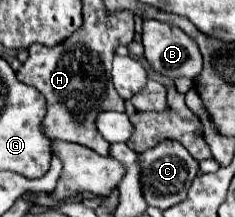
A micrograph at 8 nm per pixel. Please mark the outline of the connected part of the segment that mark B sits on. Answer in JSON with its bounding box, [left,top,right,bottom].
[142,19,202,79]

